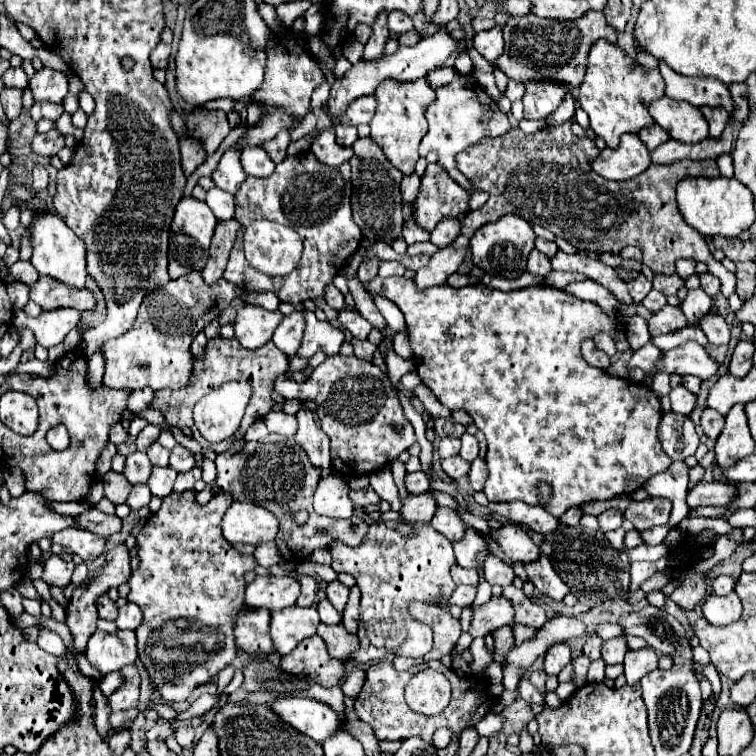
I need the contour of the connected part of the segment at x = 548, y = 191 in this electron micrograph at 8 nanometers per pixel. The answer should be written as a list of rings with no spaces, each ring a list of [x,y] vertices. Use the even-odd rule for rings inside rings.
[[[570,122],[546,126],[530,136],[516,128],[500,138],[484,138],[484,142],[468,146],[468,150],[456,156],[458,170],[486,190],[490,200],[482,208],[468,212],[462,228],[470,228],[472,238],[478,226],[516,212],[522,218],[530,218],[530,224],[548,228],[584,252],[618,254],[626,246],[636,246],[644,254],[644,264],[654,274],[672,276],[678,258],[706,262],[708,270],[722,280],[722,294],[726,298],[732,296],[736,292],[736,276],[712,258],[704,236],[684,222],[676,206],[676,184],[686,176],[720,176],[716,160],[650,164],[648,170],[636,178],[612,182],[600,178],[590,168],[598,152],[594,140],[572,134]]]

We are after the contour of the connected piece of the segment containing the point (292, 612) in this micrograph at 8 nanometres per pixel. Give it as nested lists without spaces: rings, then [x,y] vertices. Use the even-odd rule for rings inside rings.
[[[294,604],[284,610],[270,612],[270,636],[274,640],[274,652],[278,656],[286,656],[298,646],[298,642],[314,636],[318,624],[320,618],[312,606],[304,608]]]

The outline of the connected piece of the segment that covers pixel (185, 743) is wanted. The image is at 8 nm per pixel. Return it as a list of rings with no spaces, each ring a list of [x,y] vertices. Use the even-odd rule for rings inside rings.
[[[184,726],[184,728],[176,730],[174,736],[176,736],[176,740],[182,748],[190,748],[194,744],[194,728],[190,728],[190,726]]]

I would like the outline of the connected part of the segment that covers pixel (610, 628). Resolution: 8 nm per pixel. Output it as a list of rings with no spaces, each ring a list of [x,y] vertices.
[[[603,623],[599,626],[597,635],[604,641],[616,636],[624,635],[624,631],[618,625]]]

